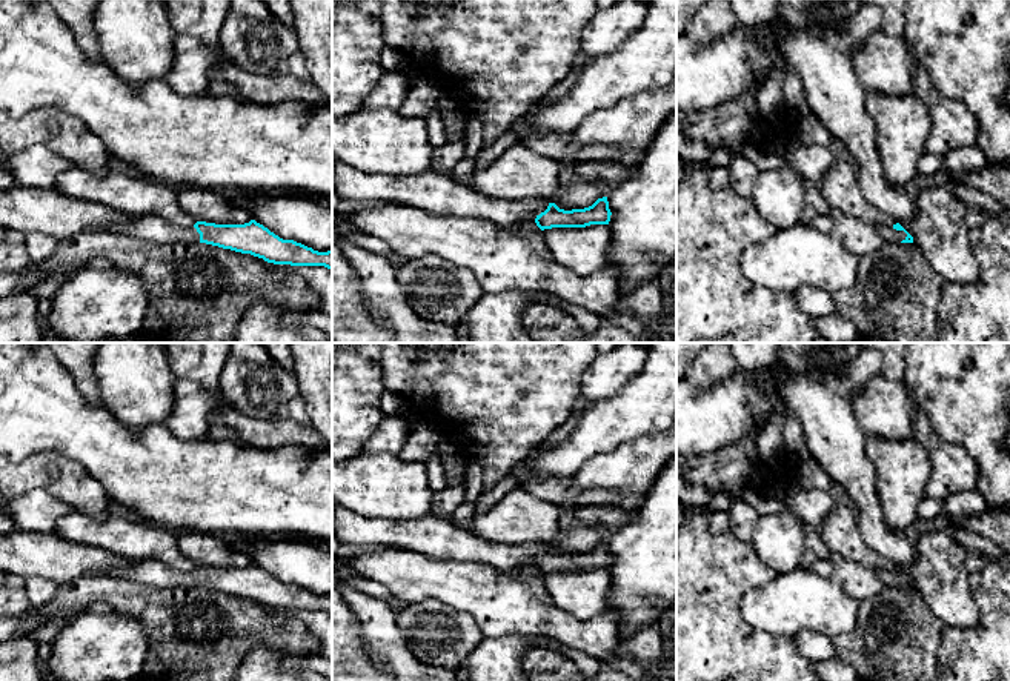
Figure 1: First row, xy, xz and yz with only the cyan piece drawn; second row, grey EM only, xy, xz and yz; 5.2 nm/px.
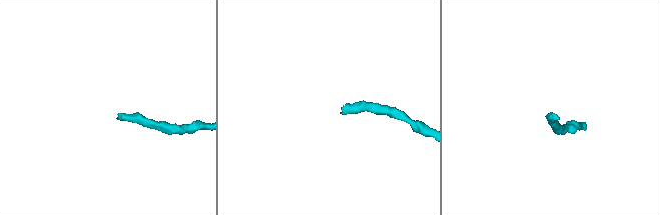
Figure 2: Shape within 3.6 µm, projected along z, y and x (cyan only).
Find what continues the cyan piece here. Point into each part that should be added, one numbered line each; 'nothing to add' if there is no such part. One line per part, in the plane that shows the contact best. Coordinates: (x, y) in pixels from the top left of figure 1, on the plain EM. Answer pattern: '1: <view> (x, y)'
1: yz (890, 580)

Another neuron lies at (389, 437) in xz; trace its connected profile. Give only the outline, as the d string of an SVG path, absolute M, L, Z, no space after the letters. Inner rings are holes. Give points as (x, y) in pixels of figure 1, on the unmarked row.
M386 415L380 426L375 429L374 435L364 444L363 452L398 455L398 452L406 444L412 426L414 421L410 415Z

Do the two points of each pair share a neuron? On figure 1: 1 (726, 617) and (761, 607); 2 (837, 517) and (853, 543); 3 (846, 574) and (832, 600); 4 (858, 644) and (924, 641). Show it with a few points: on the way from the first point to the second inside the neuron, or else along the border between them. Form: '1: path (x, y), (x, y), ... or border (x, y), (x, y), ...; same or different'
1: border (758, 584), (741, 598), (741, 617), (770, 634); different
2: path (841, 523), (841, 531), (847, 537); same
3: border (827, 578), (860, 601); different
4: path (875, 644), (907, 641); same

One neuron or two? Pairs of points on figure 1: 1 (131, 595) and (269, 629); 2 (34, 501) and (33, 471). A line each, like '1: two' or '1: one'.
1: one
2: two

